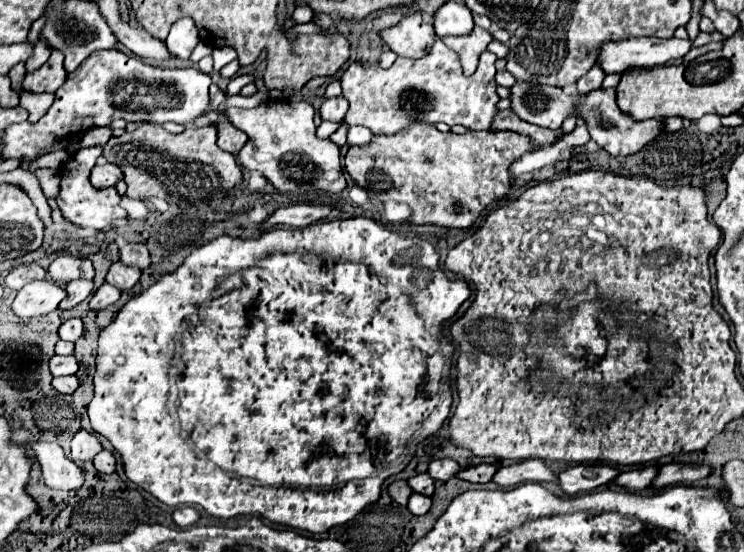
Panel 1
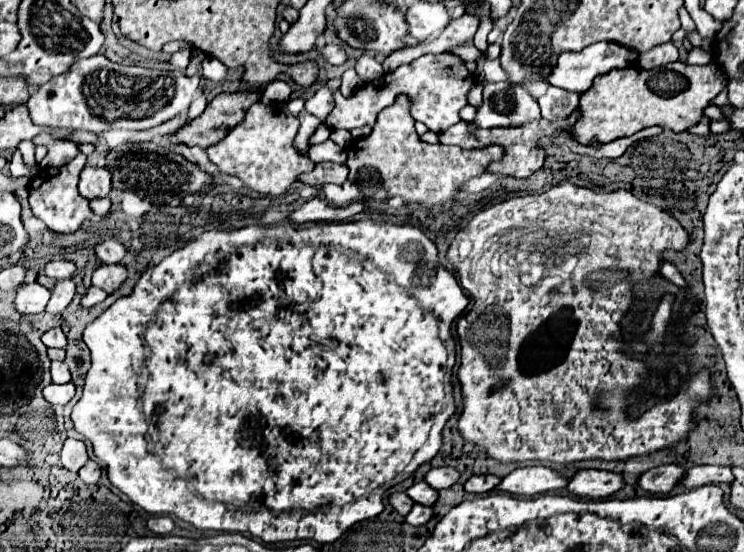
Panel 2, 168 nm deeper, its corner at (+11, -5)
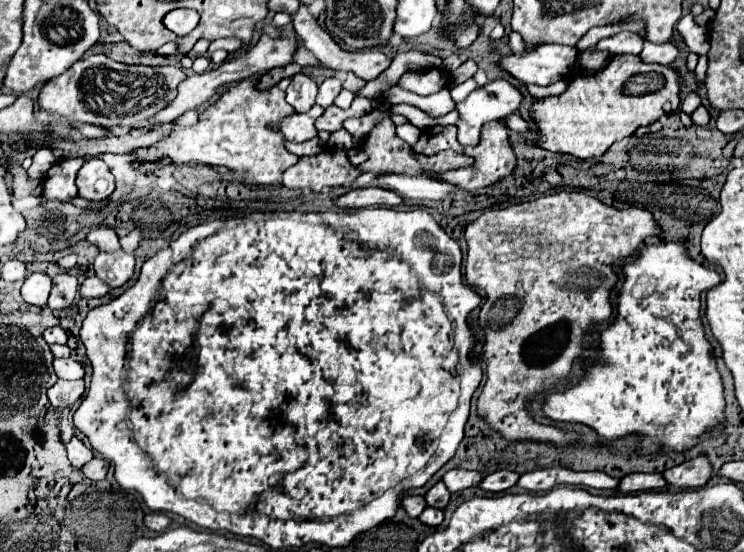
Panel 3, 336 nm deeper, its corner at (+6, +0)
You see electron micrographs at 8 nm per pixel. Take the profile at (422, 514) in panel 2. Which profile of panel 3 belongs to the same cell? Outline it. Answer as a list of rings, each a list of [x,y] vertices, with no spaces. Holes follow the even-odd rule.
[[[427,507],[421,515],[419,515],[419,521],[425,523],[425,525],[431,525],[431,527],[437,527],[443,523],[443,511],[441,509],[435,509],[435,507]]]

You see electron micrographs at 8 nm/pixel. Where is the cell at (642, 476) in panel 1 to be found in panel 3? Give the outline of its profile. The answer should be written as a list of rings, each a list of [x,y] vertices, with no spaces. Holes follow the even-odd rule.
[[[695,457],[689,461],[683,461],[681,465],[675,465],[667,471],[663,471],[663,477],[667,485],[679,487],[679,489],[693,489],[707,483],[711,475],[711,465],[705,457]]]

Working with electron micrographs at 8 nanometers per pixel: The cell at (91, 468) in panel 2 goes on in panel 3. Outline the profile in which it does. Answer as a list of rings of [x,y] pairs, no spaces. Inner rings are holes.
[[[91,459],[87,465],[83,465],[81,471],[83,471],[85,477],[89,477],[91,481],[101,481],[101,479],[105,479],[107,469],[109,469],[109,461],[107,461],[107,459]]]

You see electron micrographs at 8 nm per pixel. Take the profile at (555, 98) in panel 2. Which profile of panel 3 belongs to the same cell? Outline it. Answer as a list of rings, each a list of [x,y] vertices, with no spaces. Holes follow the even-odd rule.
[[[619,33],[615,37],[609,37],[609,39],[601,39],[597,45],[595,45],[599,51],[611,51],[613,55],[625,55],[625,53],[633,53],[633,55],[639,55],[641,49],[643,49],[643,39],[633,35],[633,33]]]

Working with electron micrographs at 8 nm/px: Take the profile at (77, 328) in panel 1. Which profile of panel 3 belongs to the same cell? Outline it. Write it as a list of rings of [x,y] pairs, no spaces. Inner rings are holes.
[[[57,325],[57,327],[45,329],[43,339],[45,339],[49,345],[51,345],[51,343],[67,343],[67,333]]]

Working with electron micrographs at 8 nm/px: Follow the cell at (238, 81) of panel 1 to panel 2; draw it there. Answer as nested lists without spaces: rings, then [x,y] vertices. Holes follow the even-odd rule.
[[[196,94],[192,104],[188,106],[188,120],[198,118],[204,112],[204,108],[206,108],[206,94]]]

